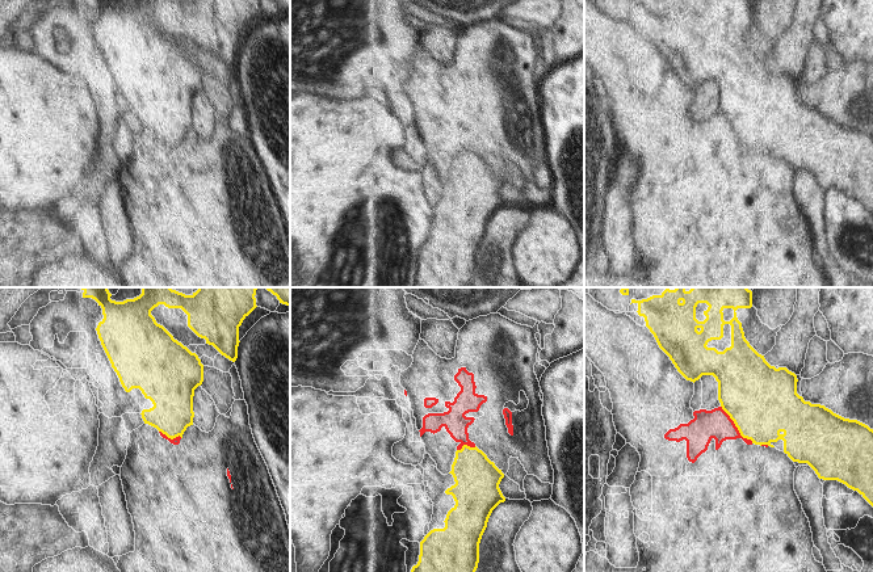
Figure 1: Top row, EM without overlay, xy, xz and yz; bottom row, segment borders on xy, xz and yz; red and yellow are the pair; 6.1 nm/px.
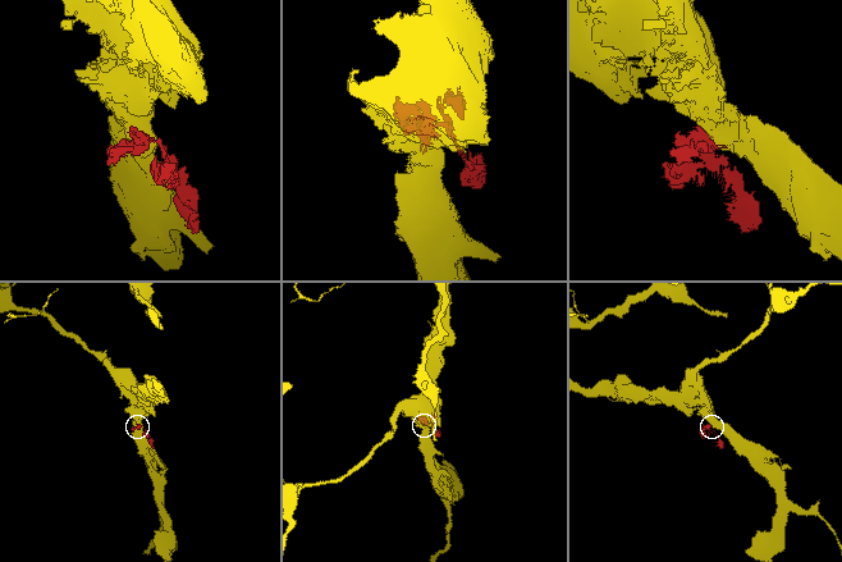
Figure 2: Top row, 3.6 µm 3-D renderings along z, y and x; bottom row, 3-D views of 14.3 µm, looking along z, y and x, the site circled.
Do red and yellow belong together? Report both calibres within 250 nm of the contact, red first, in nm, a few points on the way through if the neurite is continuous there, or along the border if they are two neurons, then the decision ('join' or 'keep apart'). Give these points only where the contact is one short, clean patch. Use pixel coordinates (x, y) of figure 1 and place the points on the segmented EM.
180 nm thick on the red side, 440 nm on the other; keep apart

